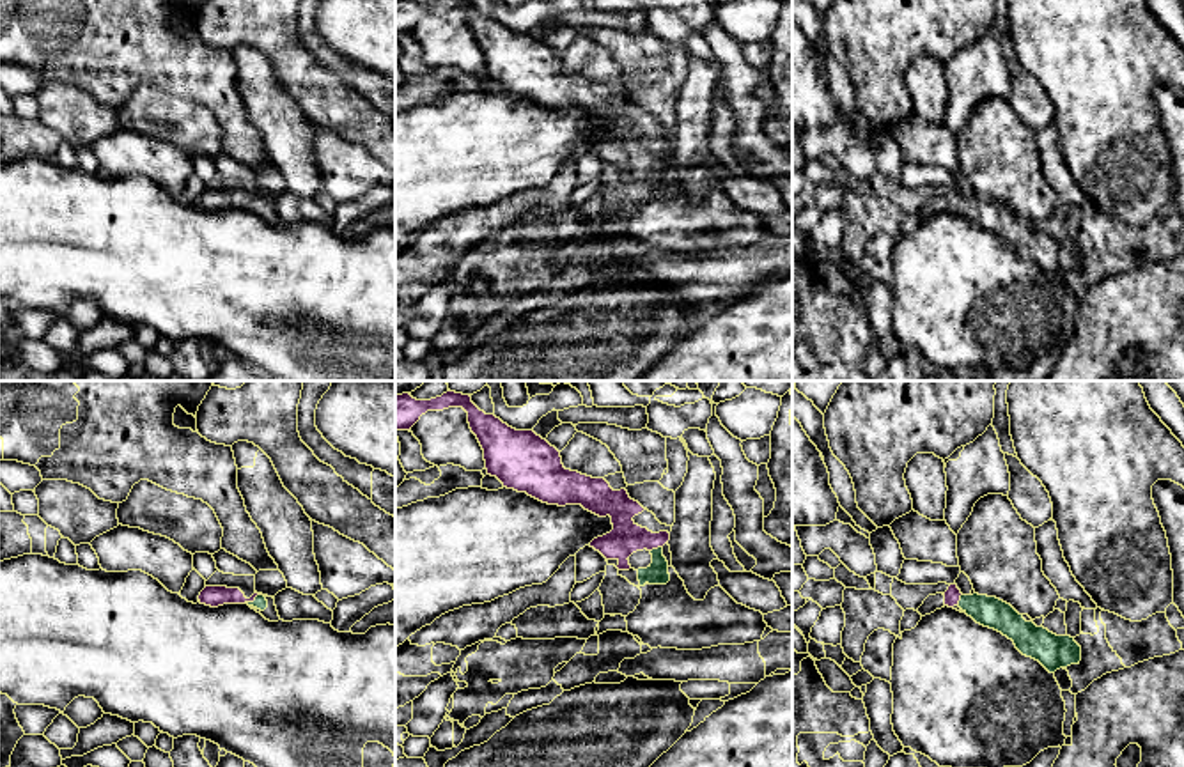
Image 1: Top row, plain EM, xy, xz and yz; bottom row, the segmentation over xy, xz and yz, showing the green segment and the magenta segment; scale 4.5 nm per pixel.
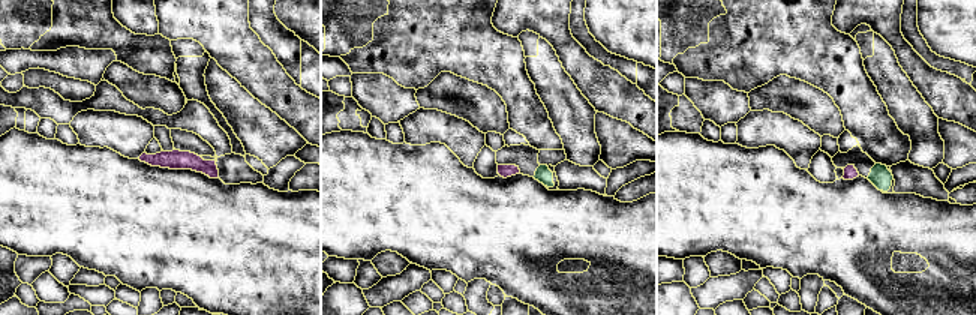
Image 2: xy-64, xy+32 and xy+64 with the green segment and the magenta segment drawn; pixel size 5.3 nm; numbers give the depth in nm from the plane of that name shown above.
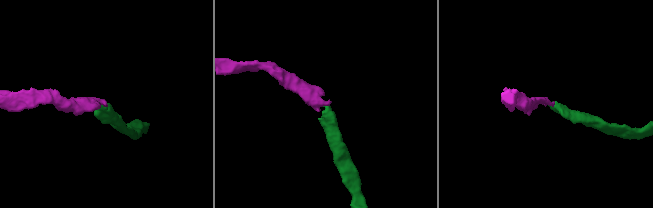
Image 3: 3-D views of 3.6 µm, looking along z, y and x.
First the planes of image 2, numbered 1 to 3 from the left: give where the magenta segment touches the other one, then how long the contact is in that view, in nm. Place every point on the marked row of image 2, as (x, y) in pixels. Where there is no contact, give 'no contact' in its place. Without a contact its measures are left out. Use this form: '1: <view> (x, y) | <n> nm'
1: no contact
2: no contact
3: no contact

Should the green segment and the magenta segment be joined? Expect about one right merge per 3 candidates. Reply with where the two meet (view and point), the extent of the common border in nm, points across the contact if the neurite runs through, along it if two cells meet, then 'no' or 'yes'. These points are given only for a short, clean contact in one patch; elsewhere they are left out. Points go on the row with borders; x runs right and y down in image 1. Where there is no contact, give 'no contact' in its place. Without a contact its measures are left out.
contact xy (256, 599); length 80 nm; way xy (259, 603), (256, 599), (211, 596); yes

